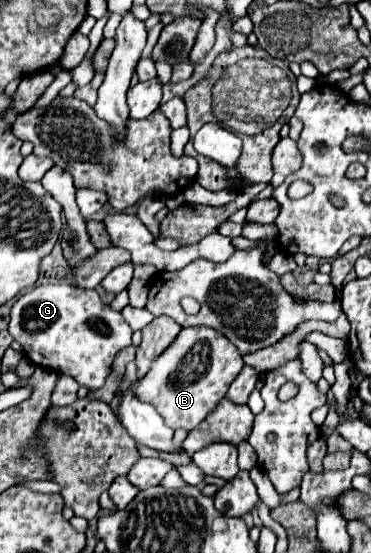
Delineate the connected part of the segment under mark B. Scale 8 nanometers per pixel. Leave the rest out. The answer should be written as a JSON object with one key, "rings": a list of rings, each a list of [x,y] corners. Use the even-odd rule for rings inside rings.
{"rings":[[[210,327],[182,329],[172,345],[152,363],[146,377],[136,381],[134,397],[154,405],[168,427],[184,427],[190,431],[224,399],[230,381],[238,377],[242,367],[242,355],[222,333]]]}

